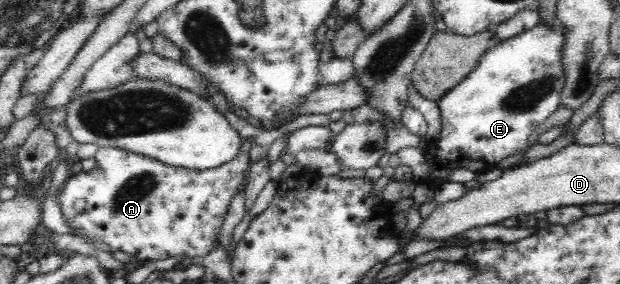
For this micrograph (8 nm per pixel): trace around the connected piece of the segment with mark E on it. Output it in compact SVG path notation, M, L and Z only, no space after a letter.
M537 23L533 28L501 41L497 46L487 49L479 62L459 84L443 94L437 101L440 109L441 133L439 138L425 142L423 145L426 162L431 166L428 176L423 181L416 180L416 185L426 184L431 187L449 181L448 172L467 168L476 174L497 167L503 159L522 154L531 133L543 124L559 108L561 90L565 86L561 50L565 44L563 25Z

